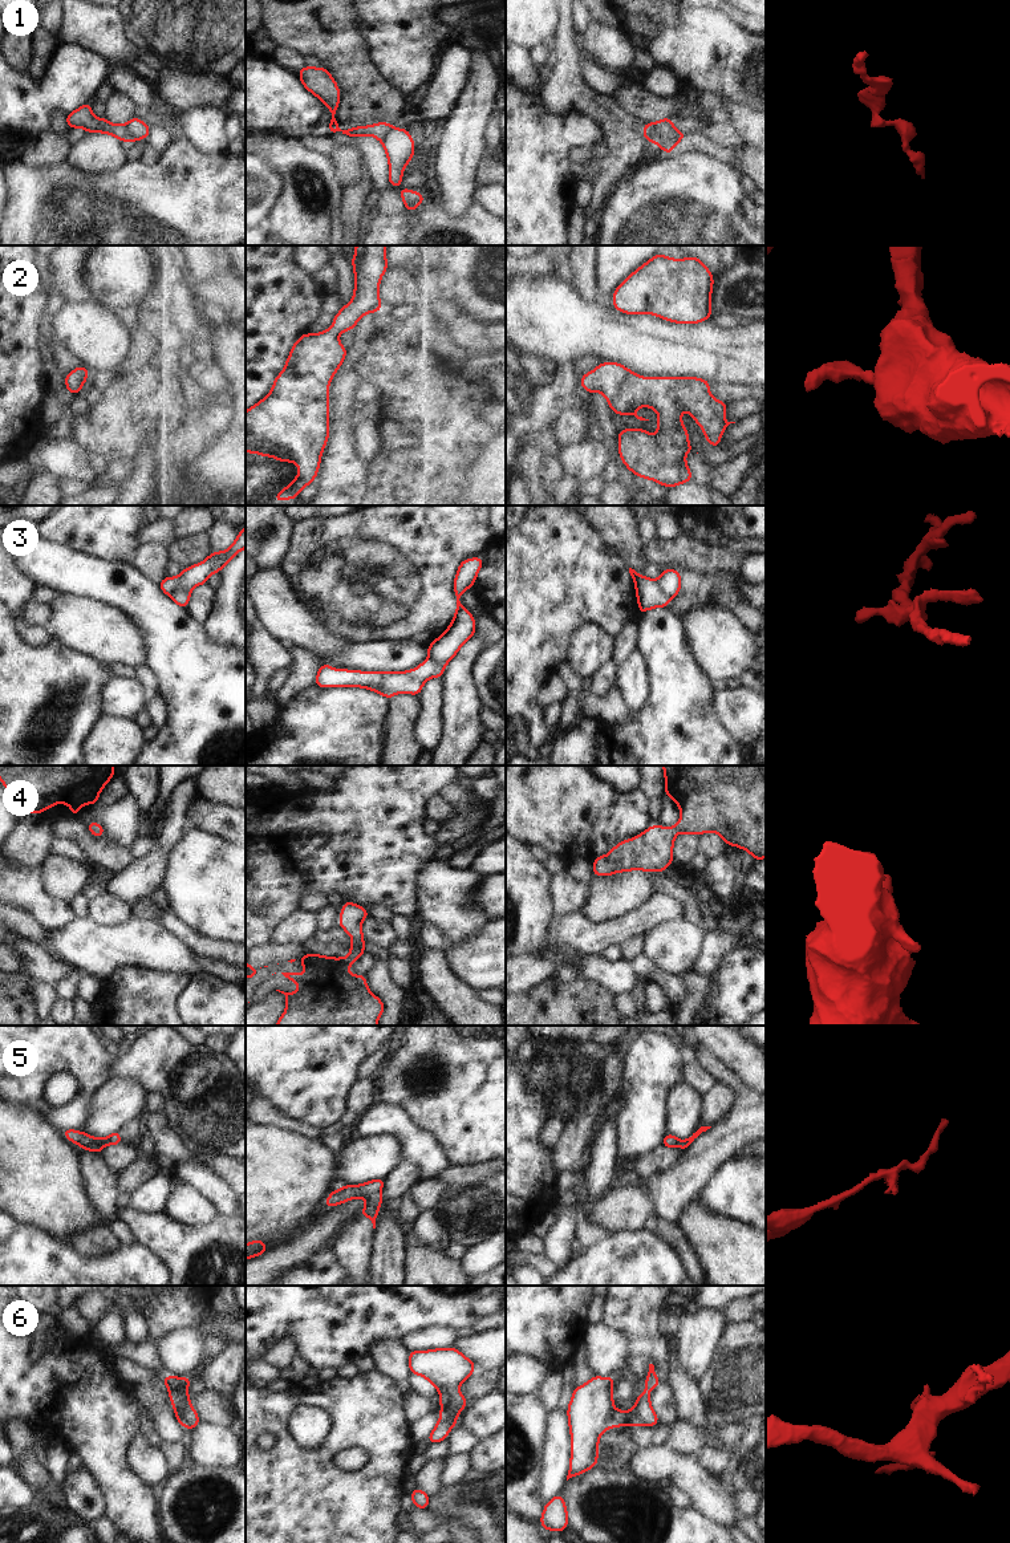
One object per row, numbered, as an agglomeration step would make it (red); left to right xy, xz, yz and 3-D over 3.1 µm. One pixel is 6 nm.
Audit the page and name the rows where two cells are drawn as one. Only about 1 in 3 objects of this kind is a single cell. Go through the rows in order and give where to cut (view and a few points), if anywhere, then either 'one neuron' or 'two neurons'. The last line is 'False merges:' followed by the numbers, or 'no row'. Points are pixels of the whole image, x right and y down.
1: cut yz (650, 124), (654, 139); two neurons
2: cut none; one neuron
3: cut yz (656, 581), (657, 589), (670, 599); two neurons
4: cut none; one neuron
5: cut none; one neuron
6: cut none; one neuron
False merges: 1, 3

